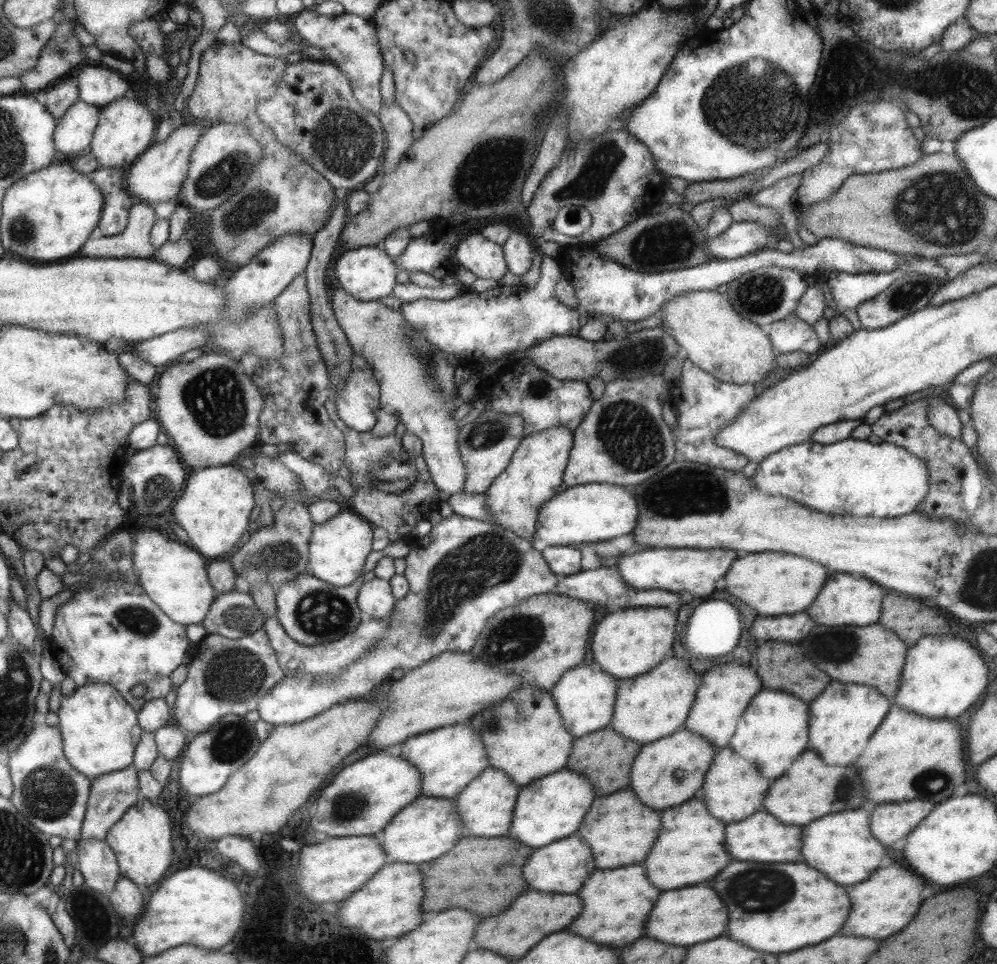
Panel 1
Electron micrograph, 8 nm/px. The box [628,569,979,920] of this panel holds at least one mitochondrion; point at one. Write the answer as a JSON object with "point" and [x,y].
{"point":[755,889]}

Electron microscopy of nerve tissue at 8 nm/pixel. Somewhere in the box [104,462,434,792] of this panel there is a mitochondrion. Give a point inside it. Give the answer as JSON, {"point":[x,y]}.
{"point":[237,673]}

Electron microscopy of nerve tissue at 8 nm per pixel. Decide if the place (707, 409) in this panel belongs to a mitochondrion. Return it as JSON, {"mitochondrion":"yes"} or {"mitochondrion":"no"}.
{"mitochondrion":"no"}

